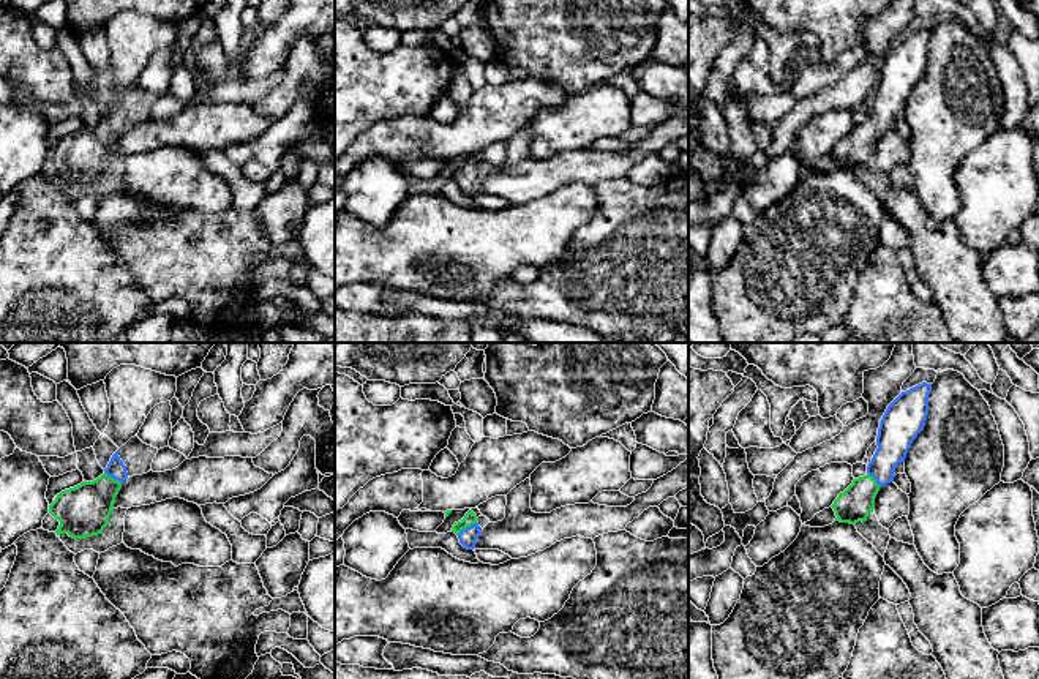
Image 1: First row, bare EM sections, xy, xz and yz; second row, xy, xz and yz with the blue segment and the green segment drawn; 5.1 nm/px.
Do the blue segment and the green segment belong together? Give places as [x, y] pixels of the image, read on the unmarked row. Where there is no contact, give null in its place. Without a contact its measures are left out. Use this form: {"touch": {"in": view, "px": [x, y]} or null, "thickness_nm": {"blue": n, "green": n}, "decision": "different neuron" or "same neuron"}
{"touch": {"in": "xz", "px": [466, 174]}, "thickness_nm": {"blue": 90, "green": 70}, "decision": "same neuron"}

